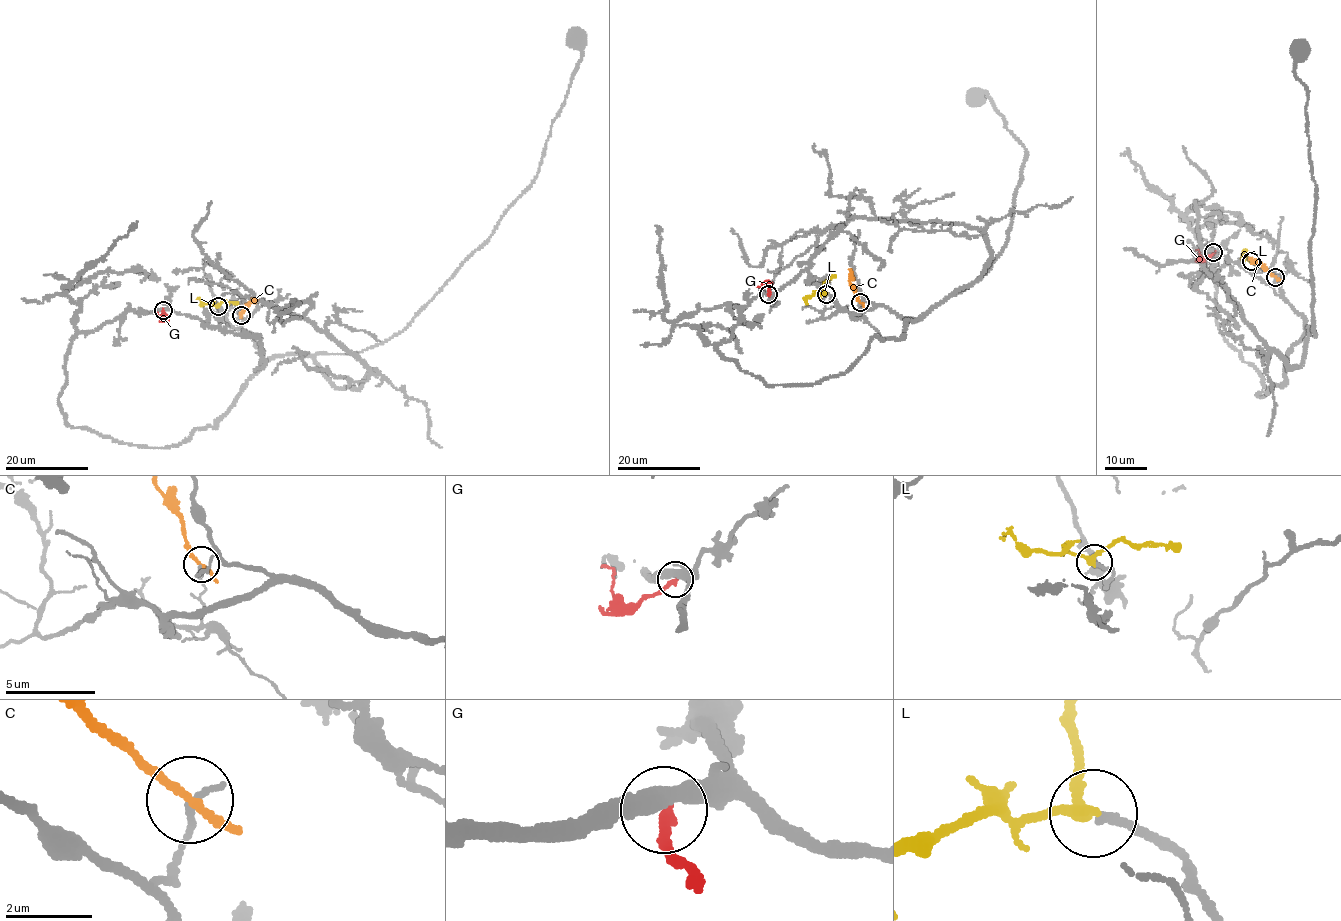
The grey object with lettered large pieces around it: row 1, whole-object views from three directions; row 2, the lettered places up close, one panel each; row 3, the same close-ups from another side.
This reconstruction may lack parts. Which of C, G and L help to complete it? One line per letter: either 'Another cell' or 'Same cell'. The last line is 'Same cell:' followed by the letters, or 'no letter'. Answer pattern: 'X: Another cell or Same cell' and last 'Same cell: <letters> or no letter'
C: Another cell
G: Another cell
L: Same cell
Same cell: L

